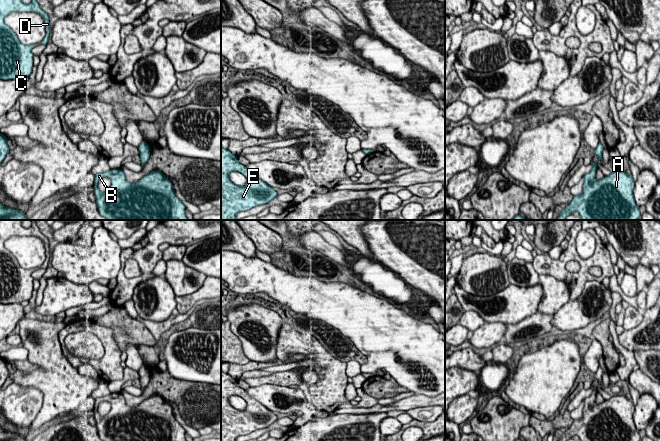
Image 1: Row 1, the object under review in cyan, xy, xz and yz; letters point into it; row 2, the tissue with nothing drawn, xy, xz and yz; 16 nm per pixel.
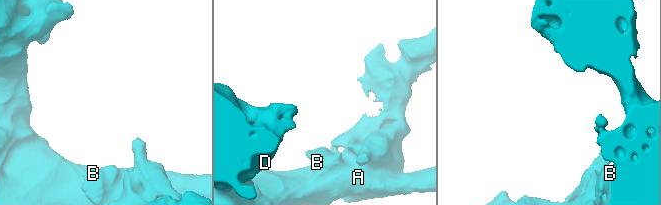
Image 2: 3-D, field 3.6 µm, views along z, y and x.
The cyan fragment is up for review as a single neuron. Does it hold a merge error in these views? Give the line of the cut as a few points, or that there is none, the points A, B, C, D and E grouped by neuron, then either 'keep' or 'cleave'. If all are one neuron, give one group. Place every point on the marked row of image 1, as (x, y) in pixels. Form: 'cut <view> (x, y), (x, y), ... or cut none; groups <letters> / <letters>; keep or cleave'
cut none; groups A B C D E; keep

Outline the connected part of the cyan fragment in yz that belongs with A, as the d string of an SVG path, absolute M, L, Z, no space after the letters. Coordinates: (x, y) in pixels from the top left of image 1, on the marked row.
M591 159L591 164L592 171L583 176L582 194L574 196L558 220L573 212L578 212L582 220L638 220L641 214L633 196L633 178L617 170L596 180L598 163Z

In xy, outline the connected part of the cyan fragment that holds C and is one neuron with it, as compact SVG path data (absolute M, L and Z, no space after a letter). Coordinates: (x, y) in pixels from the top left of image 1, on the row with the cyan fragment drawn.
M0 0L0 79L11 80L21 79L31 74L33 68L33 56L31 53L35 45L23 45L12 29L4 22L4 18L11 12L36 12L43 16L45 20L46 34L41 44L47 45L50 35L49 14L43 11L37 0L31 0L29 4L24 4L22 0Z

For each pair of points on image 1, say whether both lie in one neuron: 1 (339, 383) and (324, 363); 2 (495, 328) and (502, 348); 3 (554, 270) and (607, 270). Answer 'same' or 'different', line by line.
1: same
2: different
3: same

